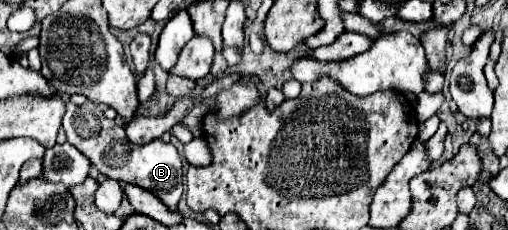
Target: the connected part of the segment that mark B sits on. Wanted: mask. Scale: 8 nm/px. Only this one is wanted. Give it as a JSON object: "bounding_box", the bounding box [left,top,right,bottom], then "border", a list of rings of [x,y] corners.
{"bounding_box":[62,101,182,209],"border":[[[66,101],[66,115],[62,121],[62,127],[68,135],[68,143],[74,145],[82,155],[90,159],[90,163],[106,177],[112,177],[116,181],[134,183],[138,187],[148,189],[154,193],[168,209],[176,209],[180,197],[182,197],[182,161],[172,143],[164,143],[160,139],[154,139],[146,145],[130,145],[124,139],[124,127],[118,121],[110,121],[102,115],[102,107],[86,101],[82,107]]]}

